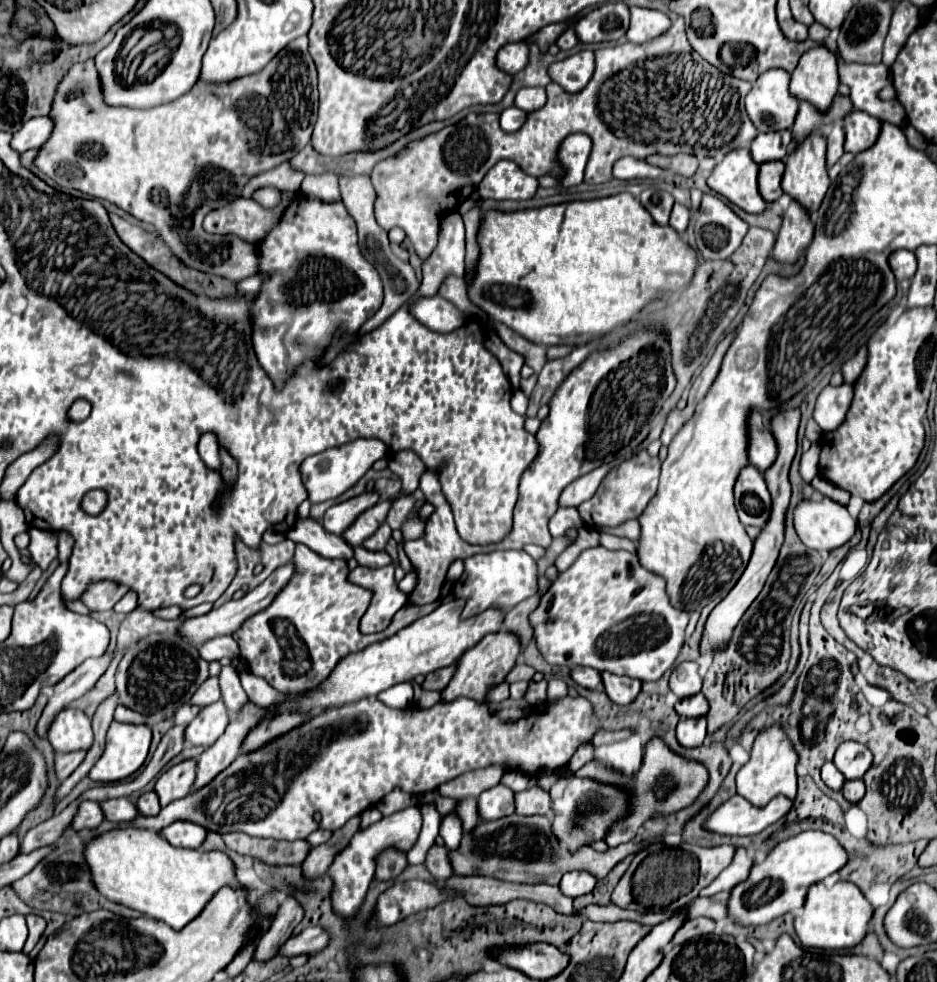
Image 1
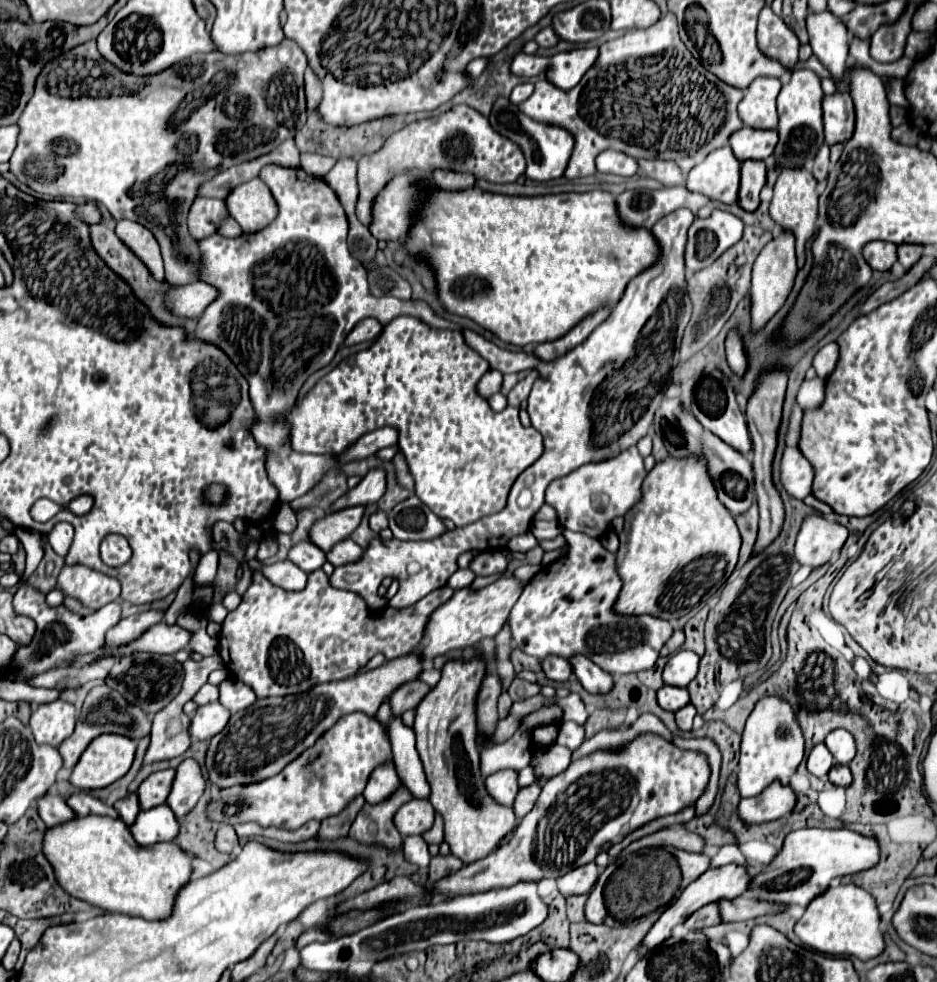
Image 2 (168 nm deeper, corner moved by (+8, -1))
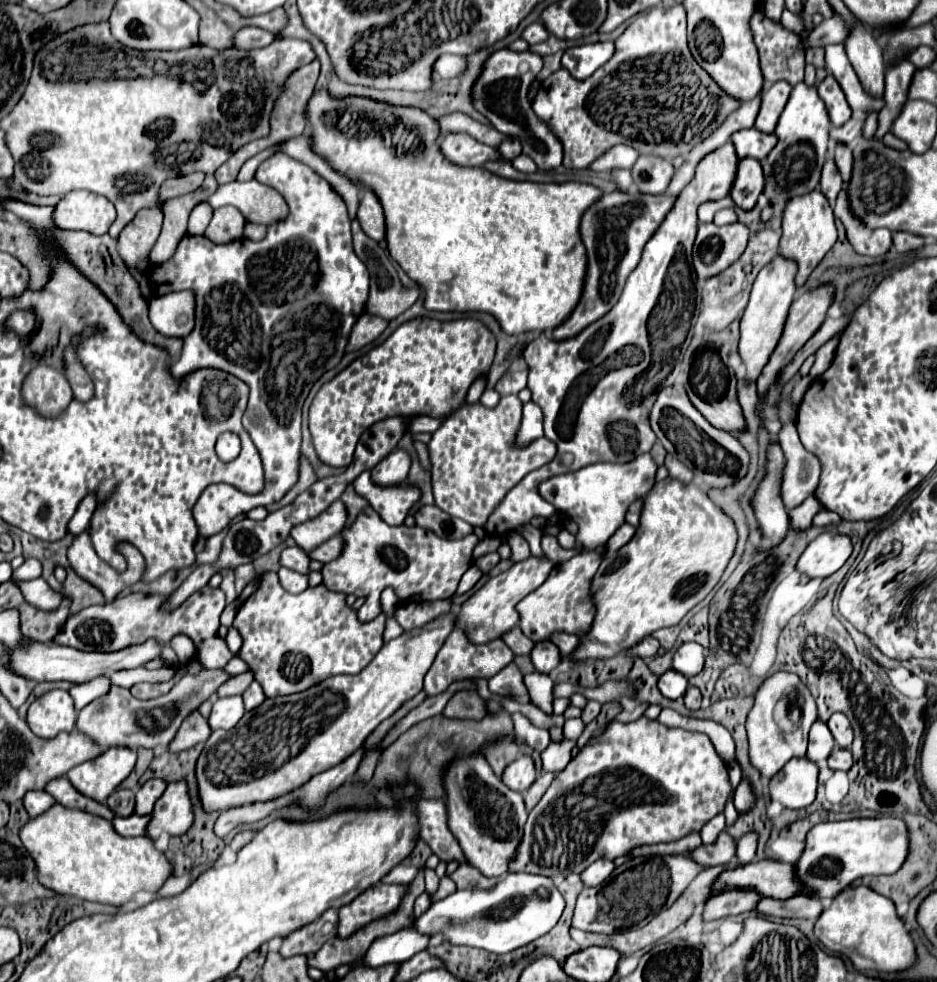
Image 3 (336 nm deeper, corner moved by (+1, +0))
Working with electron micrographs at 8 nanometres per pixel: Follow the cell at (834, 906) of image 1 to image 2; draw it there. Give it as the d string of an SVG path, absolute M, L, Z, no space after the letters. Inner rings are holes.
M858 885L830 887L826 893L818 895L818 899L808 905L794 931L804 946L814 947L815 951L826 955L846 955L868 961L886 949L876 901Z

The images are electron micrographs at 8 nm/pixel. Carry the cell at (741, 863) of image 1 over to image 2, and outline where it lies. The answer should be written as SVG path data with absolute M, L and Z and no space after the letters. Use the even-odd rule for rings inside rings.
M724 845L712 857L712 867L722 867L722 865L728 865L728 863L744 865L744 855L742 855L742 851L740 851L738 845Z

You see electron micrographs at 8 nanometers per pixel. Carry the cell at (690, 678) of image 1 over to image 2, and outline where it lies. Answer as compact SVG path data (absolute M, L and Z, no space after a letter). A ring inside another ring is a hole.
M682 649L670 657L670 661L664 667L664 683L666 685L676 685L676 687L686 687L698 673L698 661L700 657L694 651Z

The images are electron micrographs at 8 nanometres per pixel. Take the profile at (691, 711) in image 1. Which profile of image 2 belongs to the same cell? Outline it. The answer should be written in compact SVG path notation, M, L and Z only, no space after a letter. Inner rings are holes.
M664 685L664 687L660 687L656 693L658 693L658 703L660 703L660 707L666 709L666 711L678 711L678 709L684 707L686 703L690 703L688 691L682 689L682 687Z

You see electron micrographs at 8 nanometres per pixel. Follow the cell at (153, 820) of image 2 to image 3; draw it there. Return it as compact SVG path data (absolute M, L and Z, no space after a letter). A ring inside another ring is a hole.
M133 814L129 818L115 818L113 820L113 826L115 830L125 836L125 838L135 838L135 836L145 836L147 834L147 824L149 824L151 816L139 816L139 814Z

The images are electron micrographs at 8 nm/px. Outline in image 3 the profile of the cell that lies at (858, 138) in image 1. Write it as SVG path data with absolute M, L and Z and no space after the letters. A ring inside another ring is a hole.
M827 76L819 84L819 96L827 106L827 112L829 112L829 118L831 118L833 126L843 126L851 120L853 110L851 110L847 98L845 98L841 86L837 84L837 80L833 76Z

